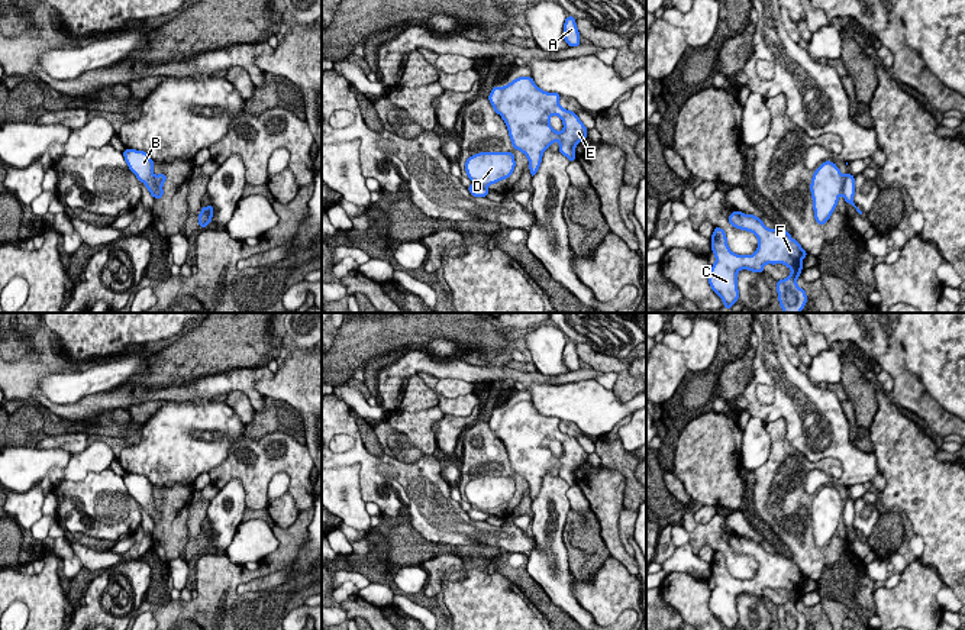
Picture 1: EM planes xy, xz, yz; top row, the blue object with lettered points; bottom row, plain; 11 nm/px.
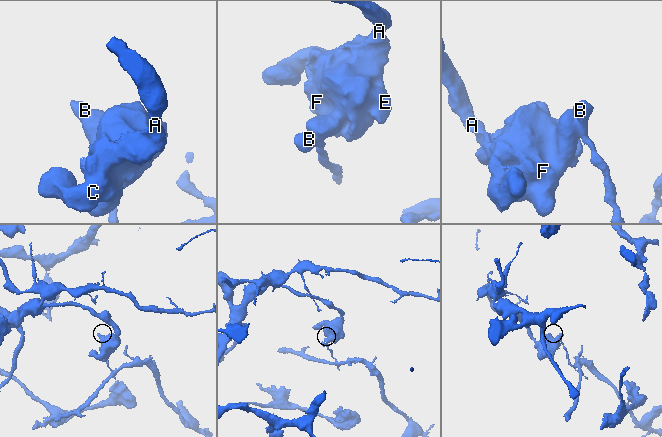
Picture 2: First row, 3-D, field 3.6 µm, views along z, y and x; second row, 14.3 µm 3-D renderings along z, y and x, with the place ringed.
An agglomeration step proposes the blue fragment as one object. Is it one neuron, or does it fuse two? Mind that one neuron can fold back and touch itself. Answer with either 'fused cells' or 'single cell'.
fused cells

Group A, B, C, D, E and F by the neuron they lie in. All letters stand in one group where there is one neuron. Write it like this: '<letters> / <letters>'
A C D E F / B

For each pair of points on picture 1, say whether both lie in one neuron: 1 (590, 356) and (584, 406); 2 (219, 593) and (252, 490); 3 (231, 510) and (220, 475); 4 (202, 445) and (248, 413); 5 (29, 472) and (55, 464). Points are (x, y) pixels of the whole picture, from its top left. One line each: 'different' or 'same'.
1: different
2: different
3: different
4: different
5: same

